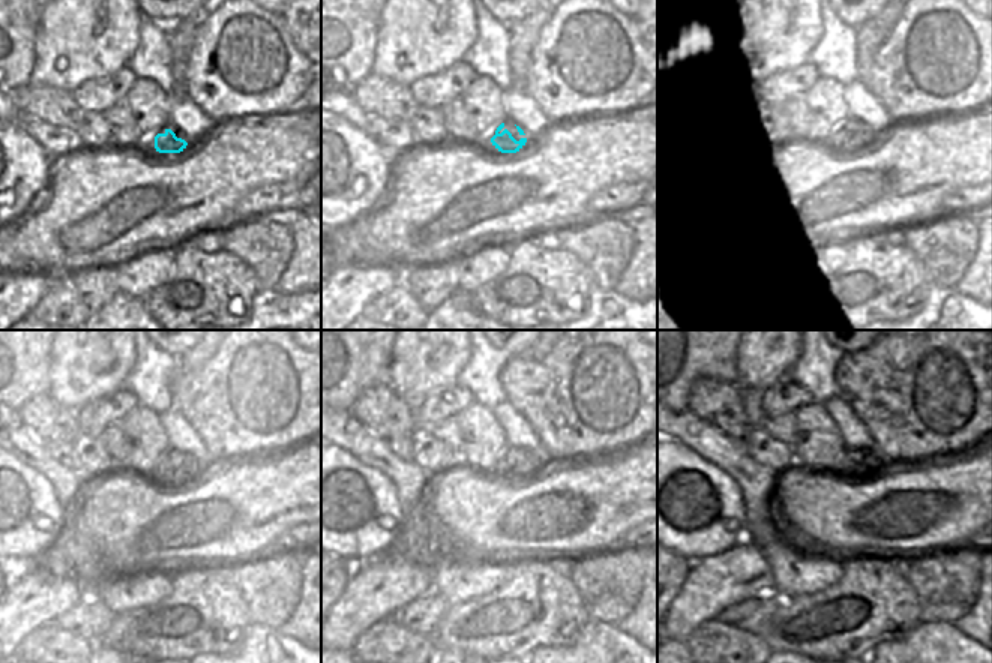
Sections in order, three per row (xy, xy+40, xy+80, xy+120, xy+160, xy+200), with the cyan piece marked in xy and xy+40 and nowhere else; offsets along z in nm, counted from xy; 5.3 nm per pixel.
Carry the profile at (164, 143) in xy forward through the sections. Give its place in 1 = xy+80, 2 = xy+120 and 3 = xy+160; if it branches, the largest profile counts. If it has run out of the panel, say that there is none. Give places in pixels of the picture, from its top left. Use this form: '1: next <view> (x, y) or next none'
1: next xy+80 (847, 134)
2: next xy+120 (176, 465)
3: next xy+160 (515, 459)

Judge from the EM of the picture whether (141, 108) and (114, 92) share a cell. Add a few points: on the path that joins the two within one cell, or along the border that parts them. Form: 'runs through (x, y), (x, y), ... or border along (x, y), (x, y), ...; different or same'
border along (137, 78), (123, 101); different

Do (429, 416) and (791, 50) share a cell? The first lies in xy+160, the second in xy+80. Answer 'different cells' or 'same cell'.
different cells

